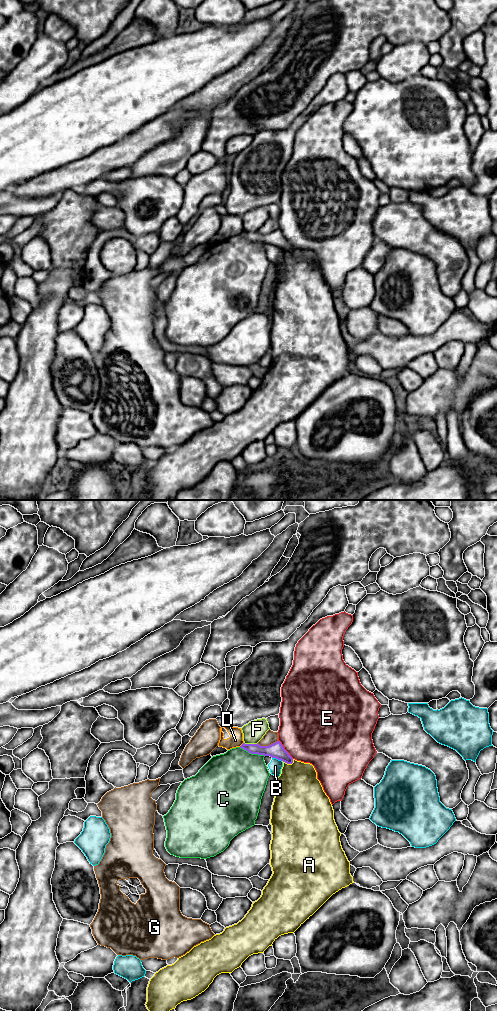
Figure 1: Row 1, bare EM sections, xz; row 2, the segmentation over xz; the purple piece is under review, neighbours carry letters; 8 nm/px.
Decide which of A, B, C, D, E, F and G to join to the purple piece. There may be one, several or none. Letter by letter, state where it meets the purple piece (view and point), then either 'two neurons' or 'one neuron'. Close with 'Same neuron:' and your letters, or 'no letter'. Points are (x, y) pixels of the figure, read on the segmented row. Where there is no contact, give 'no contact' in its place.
A: xz (288, 763) | two neurons
B: xz (277, 758) | two neurons
C: xz (252, 753) | two neurons
D: xz (242, 744) | two neurons
E: xz (284, 749) | two neurons
F: xz (251, 744) | two neurons
G: xz (267, 746) | two neurons
Same neuron: no letter

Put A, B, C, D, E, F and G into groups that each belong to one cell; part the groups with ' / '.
A / B / C / D / E / F / G

